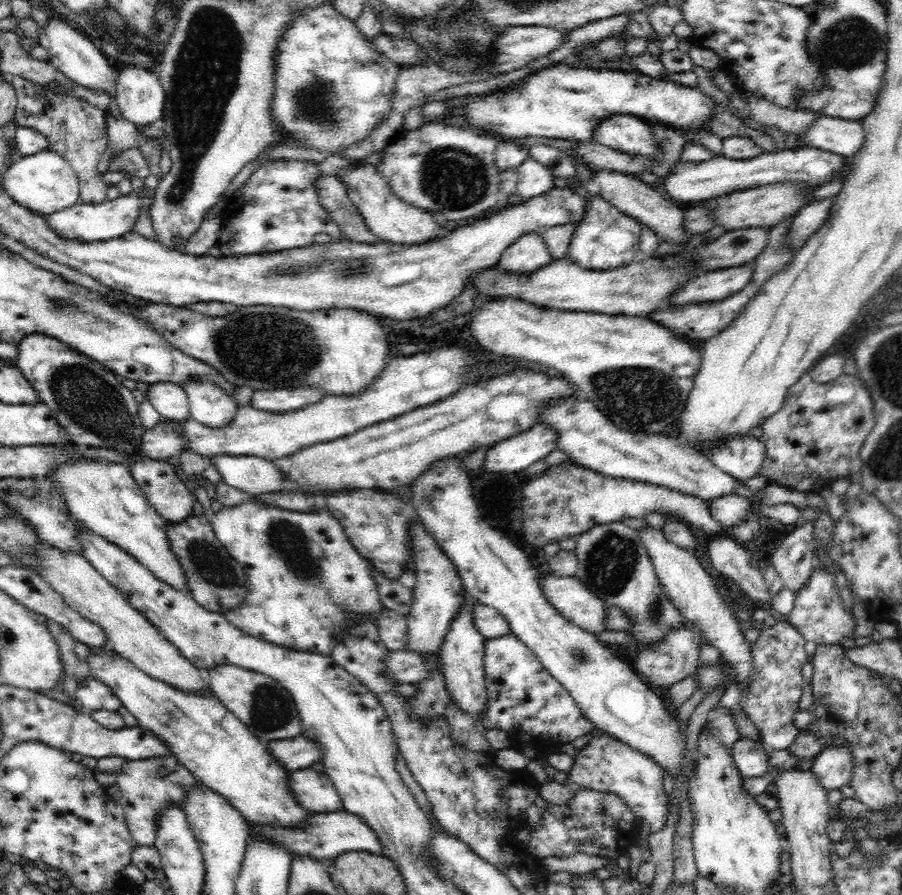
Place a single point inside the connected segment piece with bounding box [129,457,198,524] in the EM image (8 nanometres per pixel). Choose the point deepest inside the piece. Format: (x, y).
(165, 491)

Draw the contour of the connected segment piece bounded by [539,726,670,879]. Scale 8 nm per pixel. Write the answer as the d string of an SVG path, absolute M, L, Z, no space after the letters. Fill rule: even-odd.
M596 726L590 728L585 735L590 735L590 740L584 748L578 750L574 756L574 763L569 770L569 777L565 785L558 783L541 782L539 795L546 801L552 804L560 804L560 802L568 802L568 798L572 798L572 794L580 788L591 788L600 792L613 792L628 806L631 806L632 812L636 818L642 818L644 825L639 829L639 835L643 840L640 847L633 845L628 850L628 860L630 867L628 870L628 878L637 876L638 868L642 860L651 858L650 853L645 853L649 848L647 836L652 832L658 832L666 822L666 806L669 799L662 787L662 769L646 755L639 750L633 749L629 744L620 741L616 737L606 734Z

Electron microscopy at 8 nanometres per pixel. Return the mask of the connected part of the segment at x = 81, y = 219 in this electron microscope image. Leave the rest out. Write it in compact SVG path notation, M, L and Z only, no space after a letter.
M144 186L139 192L121 195L114 200L107 200L102 204L76 203L74 206L47 215L48 225L52 231L62 238L71 238L80 242L94 242L94 240L108 240L120 237L134 231L142 209L148 208L153 203L155 189Z

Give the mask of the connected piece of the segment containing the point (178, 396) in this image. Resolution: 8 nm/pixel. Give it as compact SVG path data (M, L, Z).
M172 382L151 384L147 390L147 400L164 419L183 421L190 417L186 393L178 384Z

